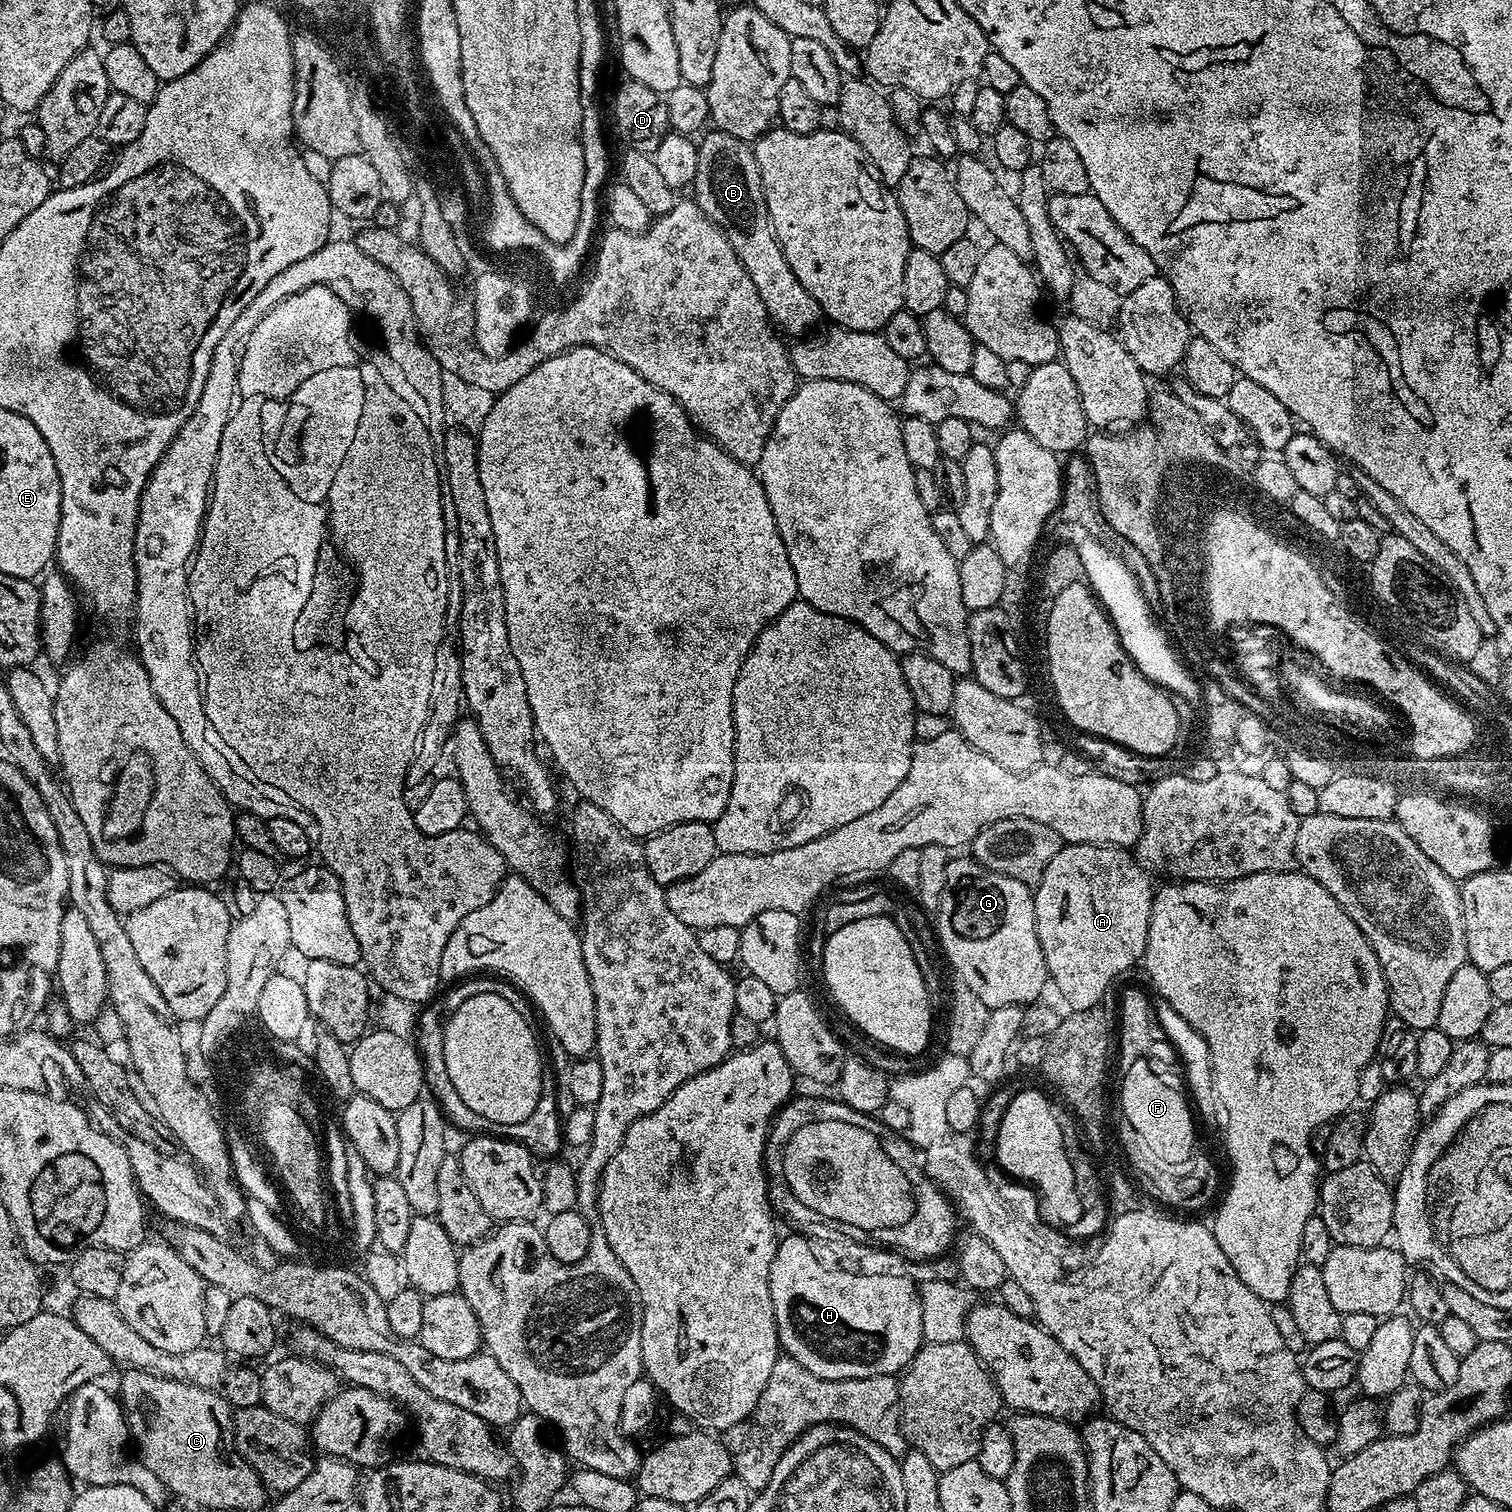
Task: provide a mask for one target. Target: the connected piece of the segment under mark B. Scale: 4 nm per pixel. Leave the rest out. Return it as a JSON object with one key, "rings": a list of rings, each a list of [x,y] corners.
{"rings":[[[719,130],[711,131],[705,131],[696,145],[696,205],[724,231],[730,246],[734,246],[734,254],[738,254],[742,266],[746,266],[746,274],[750,274],[754,286],[758,286],[758,294],[762,294],[769,320],[785,337],[801,337],[807,328],[821,320],[822,313],[806,286],[794,278],[794,270],[790,270],[790,262],[786,262],[786,254],[782,254],[782,246],[776,241],[756,153],[745,141]]]}

